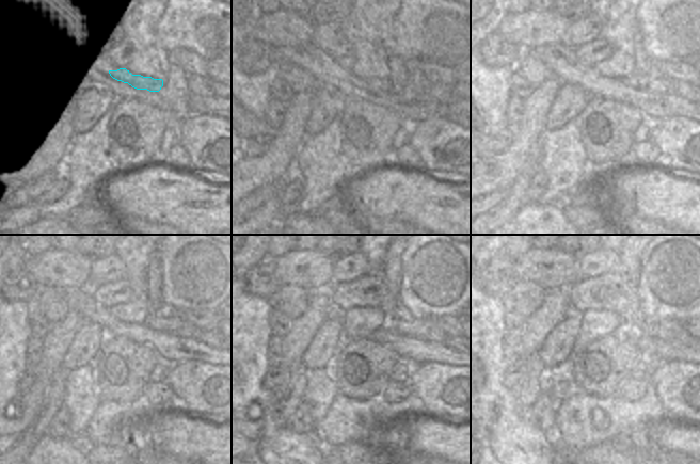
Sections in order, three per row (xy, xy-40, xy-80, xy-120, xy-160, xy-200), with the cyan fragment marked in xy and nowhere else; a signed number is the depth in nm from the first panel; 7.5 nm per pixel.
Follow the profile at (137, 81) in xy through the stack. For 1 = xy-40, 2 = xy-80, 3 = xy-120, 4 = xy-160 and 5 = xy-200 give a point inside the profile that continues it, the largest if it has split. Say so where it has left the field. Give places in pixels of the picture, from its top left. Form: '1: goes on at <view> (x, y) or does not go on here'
1: goes on at xy-40 (375, 85)
2: goes on at xy-80 (633, 81)
3: goes on at xy-120 (166, 322)
4: goes on at xy-160 (426, 329)
5: goes on at xy-200 (671, 331)

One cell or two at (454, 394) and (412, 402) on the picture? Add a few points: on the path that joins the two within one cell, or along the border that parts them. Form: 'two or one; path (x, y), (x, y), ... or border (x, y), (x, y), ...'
two; border (413, 392), (420, 400), (423, 411)

